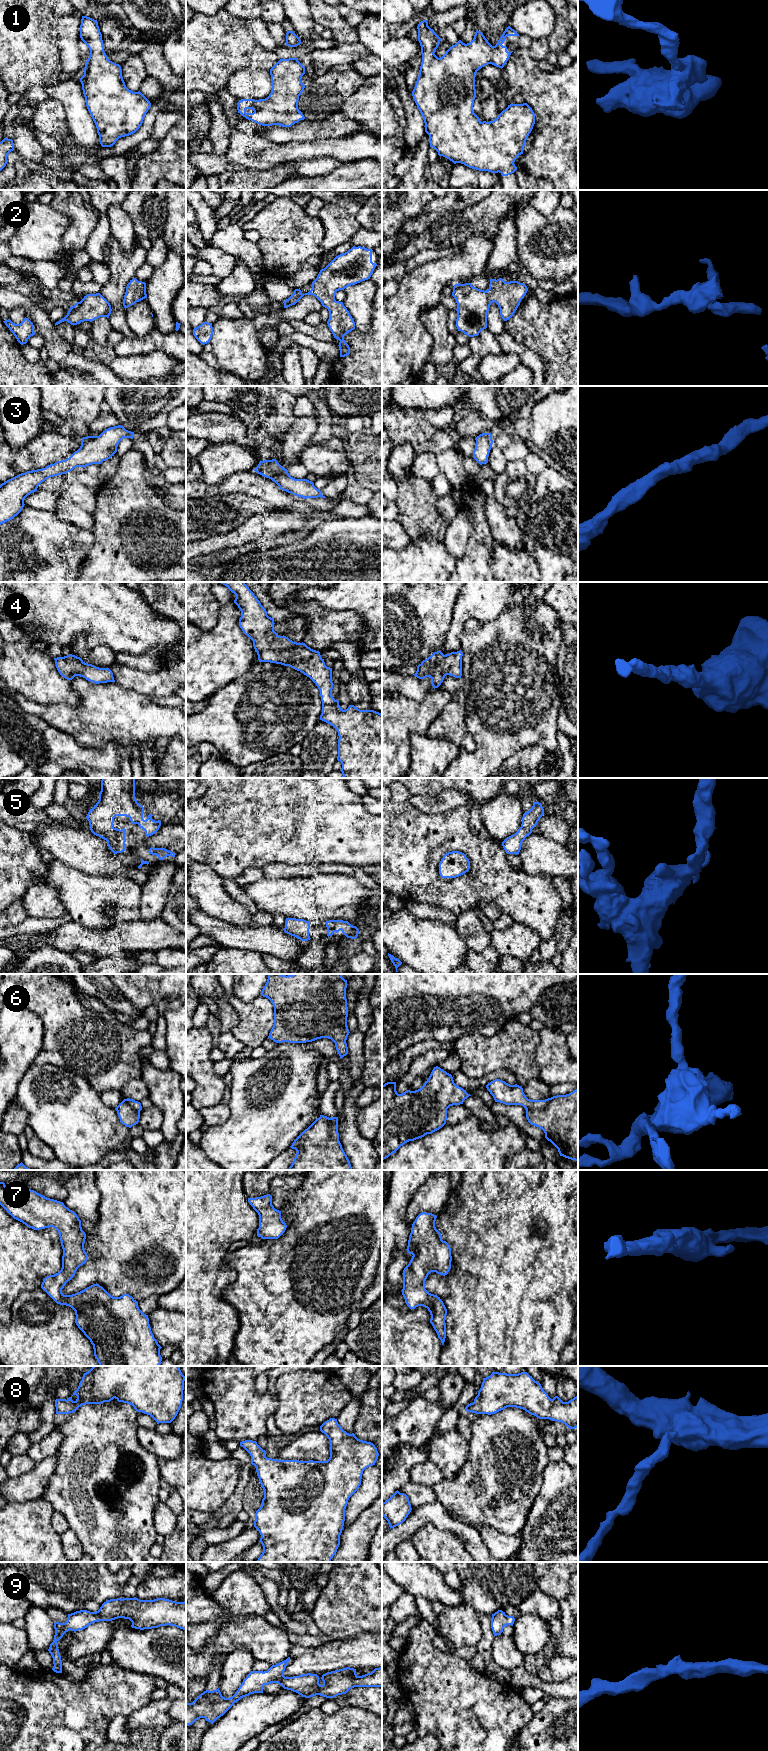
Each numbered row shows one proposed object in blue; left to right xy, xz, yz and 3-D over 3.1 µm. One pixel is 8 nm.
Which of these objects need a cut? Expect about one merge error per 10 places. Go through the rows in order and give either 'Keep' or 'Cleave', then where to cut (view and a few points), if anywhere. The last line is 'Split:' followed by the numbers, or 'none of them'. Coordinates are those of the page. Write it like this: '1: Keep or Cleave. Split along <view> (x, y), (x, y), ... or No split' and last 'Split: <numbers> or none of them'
1: Keep. No split
2: Keep. No split
3: Keep. No split
4: Keep. No split
5: Keep. No split
6: Cleave. Split along yz (548, 1099), (548, 1103), (544, 1107), (526, 1110)
7: Keep. No split
8: Keep. No split
9: Keep. No split
Split: 6

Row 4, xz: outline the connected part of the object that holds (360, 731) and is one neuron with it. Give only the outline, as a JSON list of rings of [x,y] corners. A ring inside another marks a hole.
[[[219,582],[225,585],[232,593],[236,595],[234,603],[241,611],[239,619],[239,626],[243,633],[247,635],[252,641],[255,651],[258,655],[259,662],[270,662],[289,666],[297,671],[300,671],[309,677],[320,690],[322,701],[322,713],[320,720],[333,726],[338,732],[338,756],[337,760],[341,762],[342,778],[382,778],[382,714],[374,710],[360,710],[354,705],[343,710],[339,701],[332,696],[333,682],[332,682],[332,668],[325,665],[324,659],[320,652],[311,649],[305,643],[293,642],[286,636],[279,636],[274,631],[274,618],[267,615],[266,609],[261,605],[260,601],[249,589],[245,582]]]

